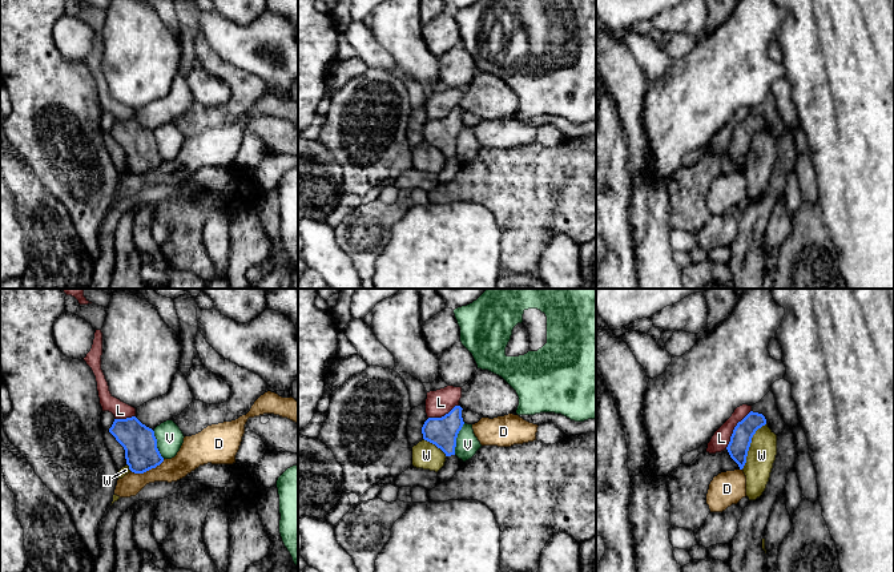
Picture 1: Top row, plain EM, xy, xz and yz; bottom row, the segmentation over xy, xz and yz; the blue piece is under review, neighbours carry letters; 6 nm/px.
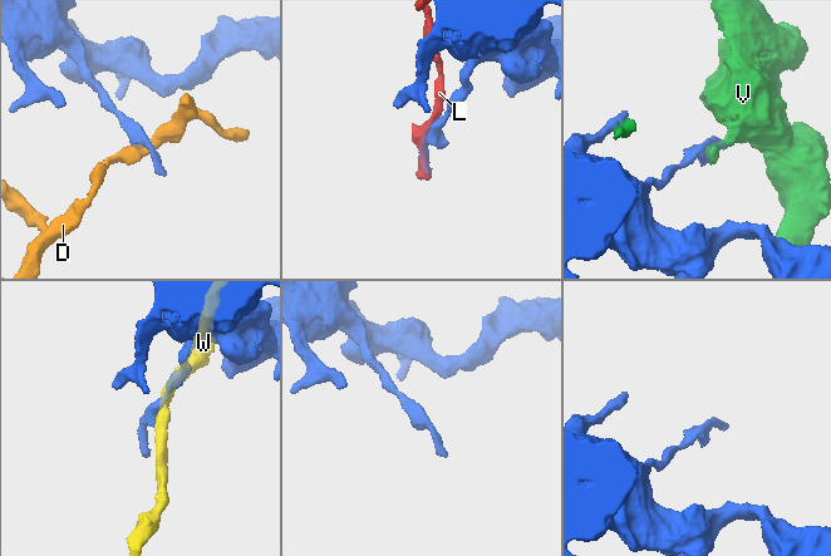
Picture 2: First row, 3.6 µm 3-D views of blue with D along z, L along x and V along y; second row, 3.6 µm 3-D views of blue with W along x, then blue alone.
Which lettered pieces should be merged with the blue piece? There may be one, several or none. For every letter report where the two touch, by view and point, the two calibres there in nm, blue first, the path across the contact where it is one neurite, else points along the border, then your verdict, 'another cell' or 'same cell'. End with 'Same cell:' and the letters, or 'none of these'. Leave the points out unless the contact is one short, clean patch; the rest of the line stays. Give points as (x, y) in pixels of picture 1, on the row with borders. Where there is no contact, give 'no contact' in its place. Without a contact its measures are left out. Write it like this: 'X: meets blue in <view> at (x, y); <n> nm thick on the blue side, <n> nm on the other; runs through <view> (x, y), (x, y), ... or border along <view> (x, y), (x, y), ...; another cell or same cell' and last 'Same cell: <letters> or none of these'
D: meets blue in xy at (147, 470); 200 nm thick on the blue side, 140 nm on the other; border along xy (164, 459), (143, 472), (131, 471); another cell
L: meets blue in yz at (733, 430); 130 nm thick on the blue side, 110 nm on the other; another cell
V: meets blue in xz at (455, 439); 180 nm thick on the blue side, 140 nm on the other; another cell
W: meets blue in yz at (749, 444); 130 nm thick on the blue side, 170 nm on the other; border along yz (766, 423), (753, 435), (746, 462), (741, 468); another cell
Same cell: none of these

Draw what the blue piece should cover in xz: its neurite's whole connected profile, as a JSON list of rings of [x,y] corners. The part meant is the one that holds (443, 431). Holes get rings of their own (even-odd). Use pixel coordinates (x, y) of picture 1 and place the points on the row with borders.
[[[455,406],[442,418],[428,418],[422,427],[423,439],[440,448],[446,456],[455,455],[456,438],[464,424],[462,410]]]

